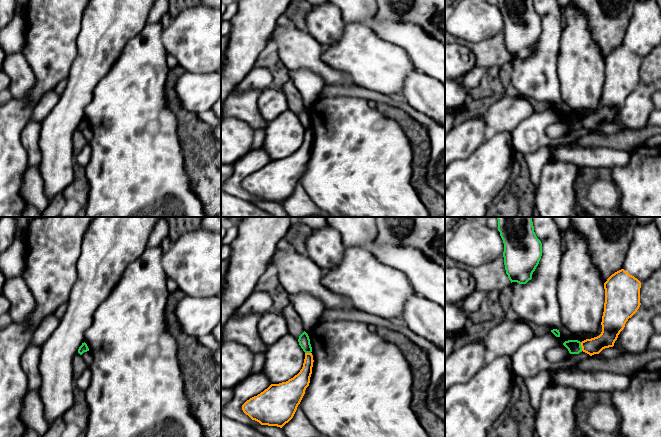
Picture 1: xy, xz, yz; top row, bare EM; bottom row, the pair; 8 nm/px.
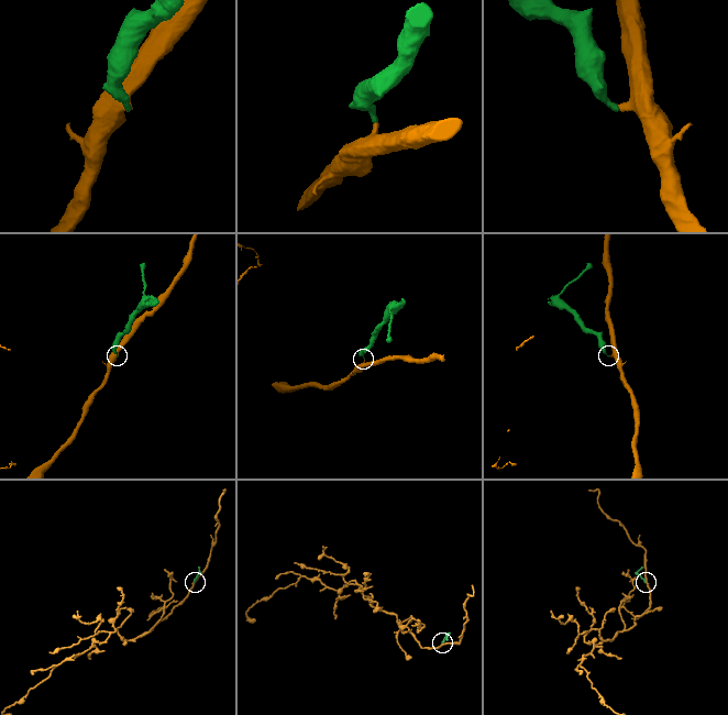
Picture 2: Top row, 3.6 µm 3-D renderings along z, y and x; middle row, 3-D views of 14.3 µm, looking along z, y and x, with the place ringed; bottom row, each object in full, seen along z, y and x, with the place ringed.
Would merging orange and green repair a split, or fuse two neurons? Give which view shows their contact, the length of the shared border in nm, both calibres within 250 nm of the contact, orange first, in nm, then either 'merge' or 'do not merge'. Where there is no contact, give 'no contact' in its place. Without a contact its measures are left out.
contact in yz; length 70 nm; calibres 140 and 110 nm; do not merge

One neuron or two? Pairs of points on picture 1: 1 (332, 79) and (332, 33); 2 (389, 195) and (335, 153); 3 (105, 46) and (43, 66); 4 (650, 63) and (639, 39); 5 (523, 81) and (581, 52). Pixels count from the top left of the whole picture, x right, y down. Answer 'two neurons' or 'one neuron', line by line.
1: two neurons
2: one neuron
3: two neurons
4: two neurons
5: two neurons

